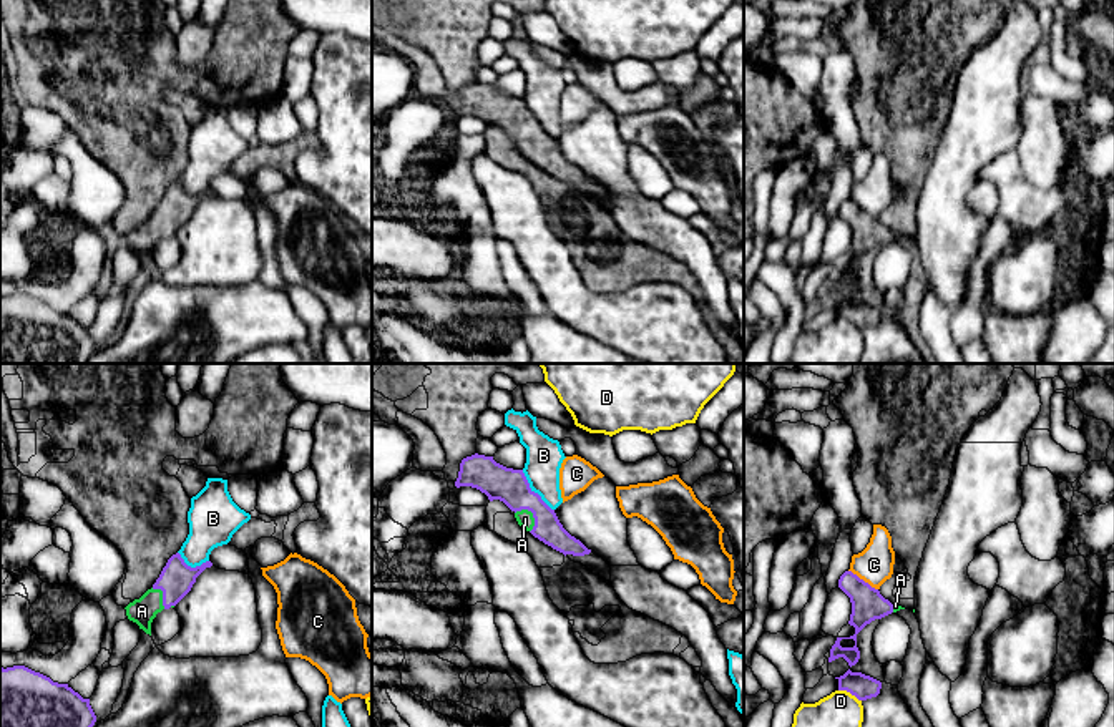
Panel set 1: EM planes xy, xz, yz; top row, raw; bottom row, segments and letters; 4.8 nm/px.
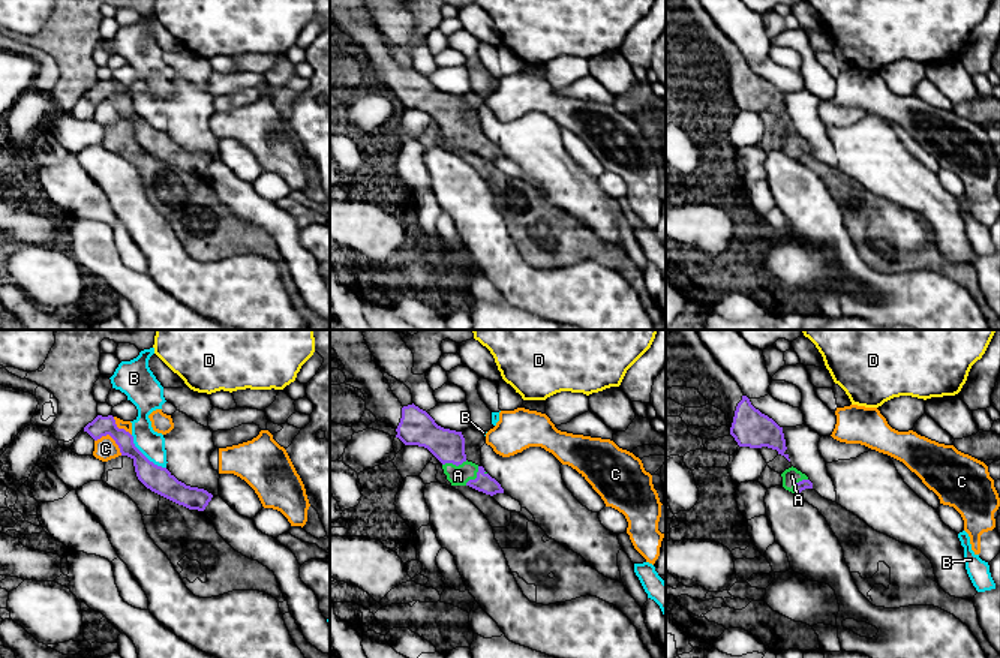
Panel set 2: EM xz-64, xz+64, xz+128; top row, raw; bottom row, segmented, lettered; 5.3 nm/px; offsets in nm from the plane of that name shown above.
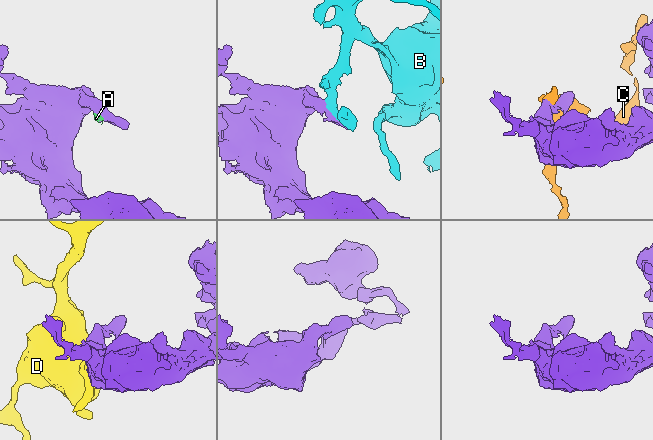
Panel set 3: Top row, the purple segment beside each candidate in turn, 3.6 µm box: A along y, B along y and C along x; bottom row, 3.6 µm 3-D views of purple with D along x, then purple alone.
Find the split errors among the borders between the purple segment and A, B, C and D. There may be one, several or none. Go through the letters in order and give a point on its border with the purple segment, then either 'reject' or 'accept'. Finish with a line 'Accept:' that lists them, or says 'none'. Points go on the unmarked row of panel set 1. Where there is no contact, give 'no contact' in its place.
A: xz (533, 143) | accept
B: xz (533, 120) | reject
C: yz (862, 208) | reject
D: yz (850, 321) | reject
Accept: A

